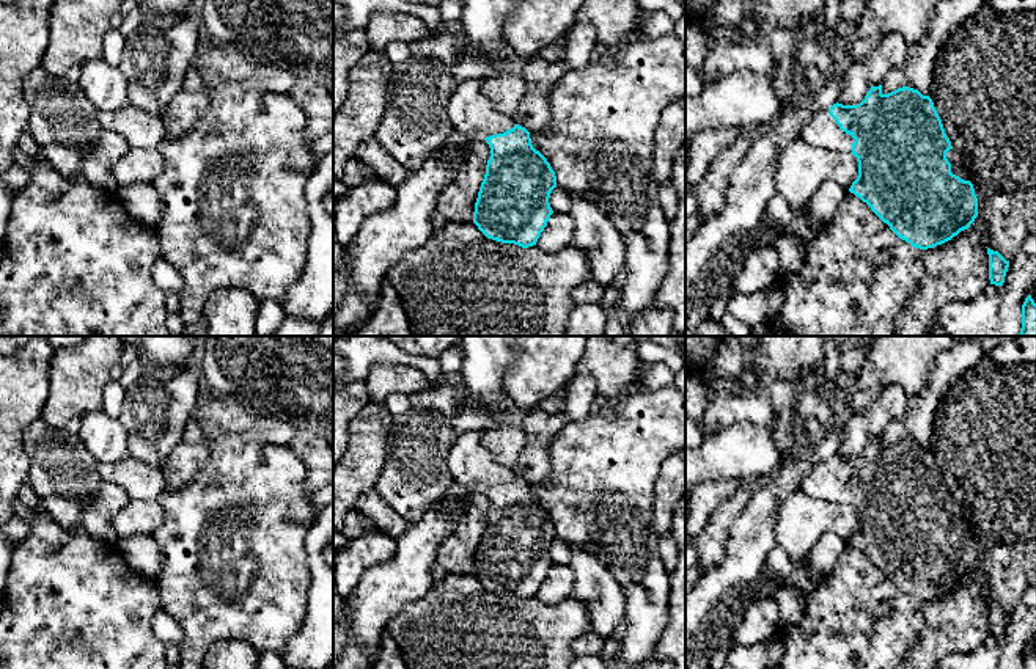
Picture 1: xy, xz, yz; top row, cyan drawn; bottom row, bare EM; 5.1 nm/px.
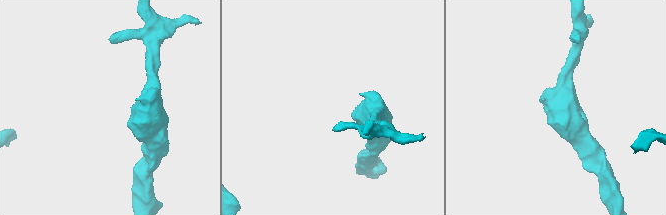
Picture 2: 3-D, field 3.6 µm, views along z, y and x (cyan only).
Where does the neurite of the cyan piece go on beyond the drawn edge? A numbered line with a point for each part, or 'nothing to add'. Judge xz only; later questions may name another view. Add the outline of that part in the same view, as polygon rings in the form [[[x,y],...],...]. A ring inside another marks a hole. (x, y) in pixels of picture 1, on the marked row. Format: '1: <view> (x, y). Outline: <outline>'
1: xz (470, 112). Outline: [[[470,79],[453,90],[446,105],[453,130],[486,138],[512,129],[514,119],[498,113],[479,86],[481,79]]]

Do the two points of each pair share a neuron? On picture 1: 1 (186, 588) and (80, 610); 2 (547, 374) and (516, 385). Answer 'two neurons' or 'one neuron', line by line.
1: two neurons
2: one neuron

